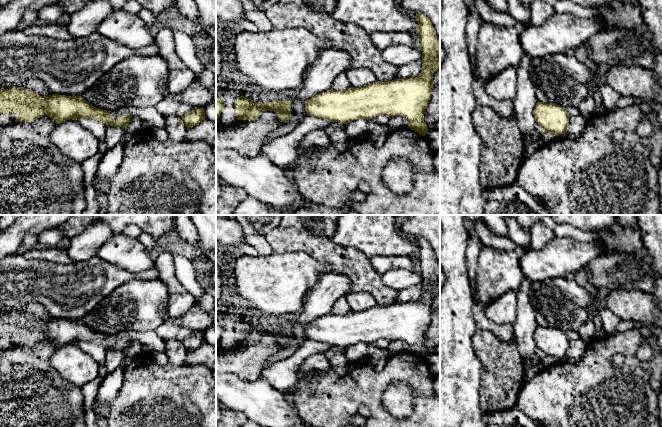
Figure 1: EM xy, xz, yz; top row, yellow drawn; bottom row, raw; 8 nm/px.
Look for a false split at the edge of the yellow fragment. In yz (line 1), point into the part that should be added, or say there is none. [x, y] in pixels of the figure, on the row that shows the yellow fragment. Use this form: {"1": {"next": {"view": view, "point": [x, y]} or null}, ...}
{"1": {"next": null}}

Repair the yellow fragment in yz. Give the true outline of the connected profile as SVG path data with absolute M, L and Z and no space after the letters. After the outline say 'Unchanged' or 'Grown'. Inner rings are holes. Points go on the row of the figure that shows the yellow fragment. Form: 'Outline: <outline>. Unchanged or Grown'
Outline: M538 101L533 114L536 122L546 135L562 135L568 131L570 115L566 108L560 105Z. Unchanged

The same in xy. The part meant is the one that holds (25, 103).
Outline: M24 87L0 88L0 114L10 116L17 113L15 122L31 122L47 115L56 124L78 118L90 118L103 122L107 127L126 128L131 115L120 115L115 120L109 119L111 111L102 110L90 105L81 96L54 94L43 97Z. Unchanged

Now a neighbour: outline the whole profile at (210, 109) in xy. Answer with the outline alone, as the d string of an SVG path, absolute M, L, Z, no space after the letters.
M213 100L205 106L204 110L206 118L216 122L216 103Z

